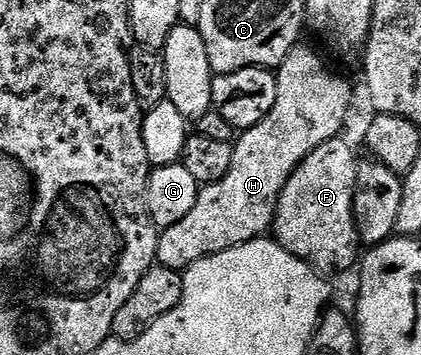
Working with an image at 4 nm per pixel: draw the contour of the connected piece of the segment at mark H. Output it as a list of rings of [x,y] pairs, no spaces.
[[[305,43],[295,45],[294,50],[284,59],[284,63],[279,65],[277,70],[278,82],[276,83],[276,103],[272,107],[272,111],[268,111],[268,115],[264,115],[264,119],[260,119],[260,123],[256,123],[256,127],[245,130],[233,142],[234,154],[232,155],[232,167],[228,167],[228,175],[224,175],[224,179],[220,179],[211,185],[203,185],[198,190],[198,198],[196,199],[196,207],[192,207],[192,211],[188,211],[188,215],[184,215],[184,219],[180,219],[180,223],[176,223],[172,227],[161,230],[158,238],[158,259],[157,264],[185,271],[190,266],[195,265],[200,259],[216,255],[220,251],[228,251],[232,247],[240,247],[249,241],[255,241],[257,237],[269,234],[274,224],[274,216],[276,215],[276,207],[280,195],[284,191],[284,183],[288,183],[288,179],[292,175],[292,171],[296,171],[296,167],[300,167],[300,163],[304,159],[308,159],[308,155],[312,155],[312,151],[316,151],[316,147],[320,147],[320,143],[328,143],[333,137],[339,136],[346,125],[346,116],[350,113],[350,85],[338,73],[333,73],[326,66],[326,61],[314,49],[309,49]]]

